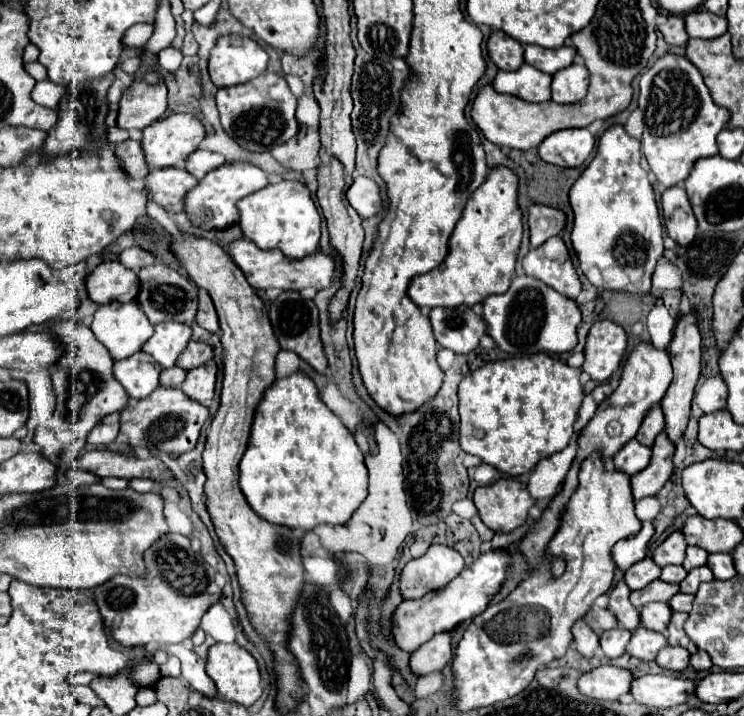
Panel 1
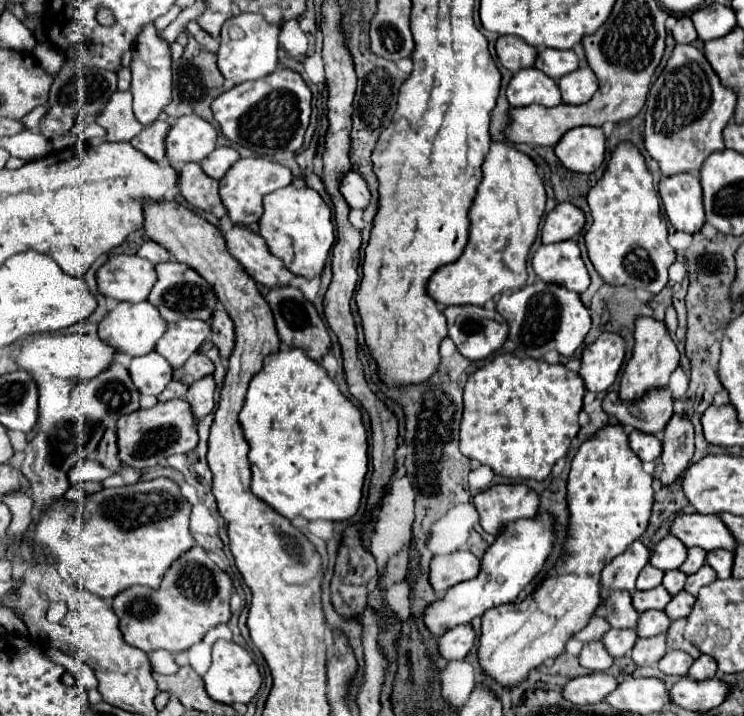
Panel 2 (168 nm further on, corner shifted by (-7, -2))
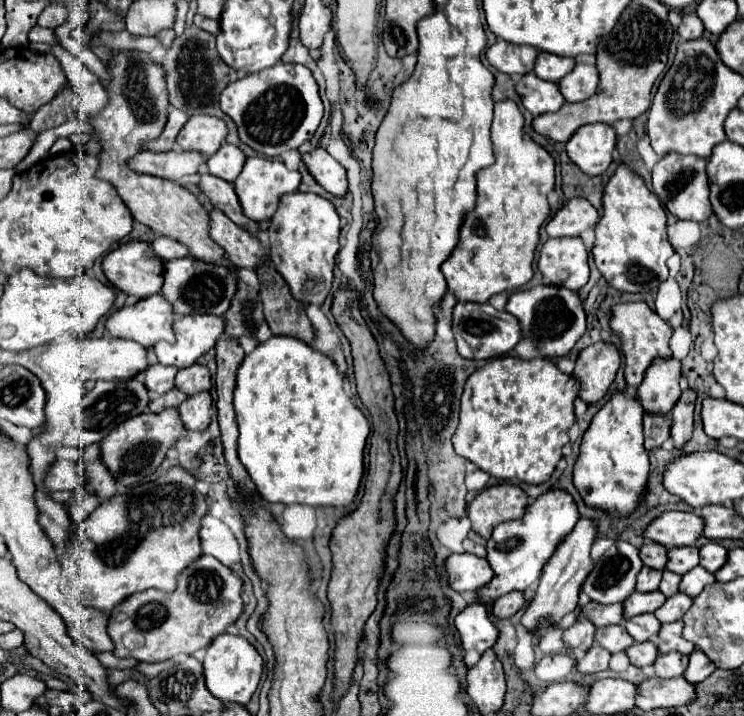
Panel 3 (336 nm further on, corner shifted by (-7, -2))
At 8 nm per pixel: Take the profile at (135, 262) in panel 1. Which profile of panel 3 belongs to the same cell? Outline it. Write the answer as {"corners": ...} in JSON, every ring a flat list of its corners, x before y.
{"corners":[[159,236,159,238,155,238,151,244,153,244,155,254,157,254,163,262,189,256,189,250,187,250,185,244,177,242,177,240,173,240,173,238,167,238,167,236]]}

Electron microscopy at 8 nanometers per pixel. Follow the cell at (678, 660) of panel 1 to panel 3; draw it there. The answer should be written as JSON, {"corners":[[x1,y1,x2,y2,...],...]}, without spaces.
{"corners":[[669,652,669,654,661,654,657,656,655,660,655,674,663,680,669,680,669,678,677,678,677,676,683,676,685,668,687,668,687,662,689,658,679,654,679,652]]}

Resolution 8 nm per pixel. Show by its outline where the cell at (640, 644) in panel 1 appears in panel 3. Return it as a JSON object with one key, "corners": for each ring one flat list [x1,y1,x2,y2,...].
{"corners":[[635,642,625,650,625,654,629,656,633,666,643,668,643,666,651,666,659,652,657,652,657,646,653,642,641,642,641,644]]}

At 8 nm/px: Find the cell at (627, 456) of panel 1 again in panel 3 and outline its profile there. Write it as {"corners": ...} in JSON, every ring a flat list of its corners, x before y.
{"corners":[[647,412,643,418,643,430,645,430,645,448,647,450,659,448,669,438,671,416,651,416]]}

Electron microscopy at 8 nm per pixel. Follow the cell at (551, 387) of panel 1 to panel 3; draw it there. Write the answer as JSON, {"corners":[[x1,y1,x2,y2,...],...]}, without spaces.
{"corners":[[493,358,465,382,453,448,459,456,471,460,479,470,497,480,547,482,563,456,561,448,569,442,567,430,575,424,573,402,577,392,579,382,559,372,547,358]]}

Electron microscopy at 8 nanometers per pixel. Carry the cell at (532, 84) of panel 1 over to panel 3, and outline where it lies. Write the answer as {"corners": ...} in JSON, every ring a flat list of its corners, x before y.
{"corners":[[525,74,517,82,517,92,521,96,523,106,533,116,541,116,545,112,555,112,565,104,565,98,559,92,557,84,541,80,535,74]]}

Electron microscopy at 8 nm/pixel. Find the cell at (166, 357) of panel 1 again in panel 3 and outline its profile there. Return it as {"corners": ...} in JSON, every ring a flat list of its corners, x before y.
{"corners":[[213,314,183,316,173,324,175,342,159,342,153,346,161,364,187,368,209,352,225,330,225,318]]}

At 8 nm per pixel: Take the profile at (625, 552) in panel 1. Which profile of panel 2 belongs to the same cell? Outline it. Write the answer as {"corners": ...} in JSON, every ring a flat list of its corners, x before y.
{"corners":[[635,540,633,544,629,544,629,548,615,556,611,560,611,564,607,564,603,568,601,574,601,584,609,586,611,590,635,590,635,580,637,574,641,572,641,568,645,564,649,564,649,556,651,552,647,550,647,546,641,540]]}

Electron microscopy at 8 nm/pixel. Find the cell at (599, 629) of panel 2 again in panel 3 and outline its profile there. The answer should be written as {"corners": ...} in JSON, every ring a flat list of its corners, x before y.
{"corners":[[579,618,571,628,563,632,563,642,567,648,589,650,593,646,593,638,595,638,595,626,585,618]]}

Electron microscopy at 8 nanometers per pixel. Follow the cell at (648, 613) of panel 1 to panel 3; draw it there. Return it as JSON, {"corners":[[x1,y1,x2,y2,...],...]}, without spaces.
{"corners":[[641,614,641,616,629,618,625,626,635,642,647,642,647,640,655,640,655,636,659,634,661,622,653,614]]}

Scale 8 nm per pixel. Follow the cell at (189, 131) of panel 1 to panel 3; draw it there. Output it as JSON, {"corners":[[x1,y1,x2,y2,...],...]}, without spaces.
{"corners":[[191,116,177,136,177,146,197,150,205,156,215,154,227,138,227,124,215,116]]}

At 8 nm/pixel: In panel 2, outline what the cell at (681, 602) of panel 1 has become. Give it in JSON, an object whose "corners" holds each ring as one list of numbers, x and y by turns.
{"corners":[[679,592,677,596,671,598,671,602,665,608,665,614,675,620,675,618,683,618,691,614,691,608,695,604,695,596,691,596,689,592]]}

